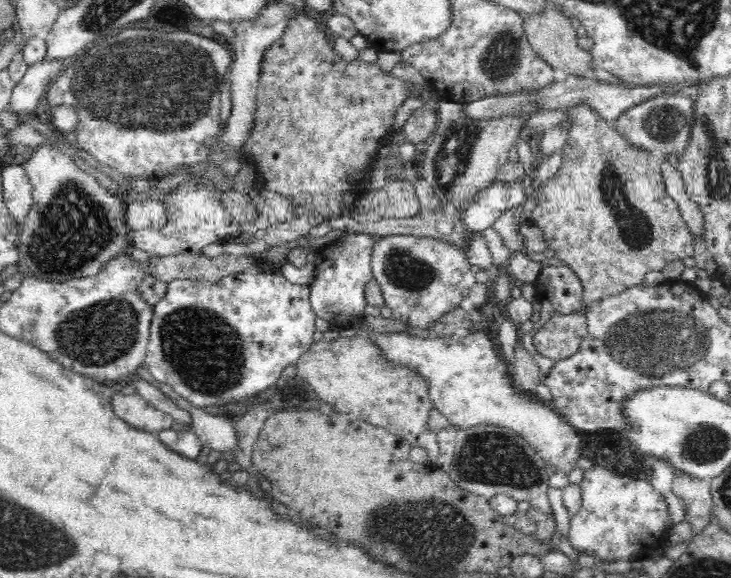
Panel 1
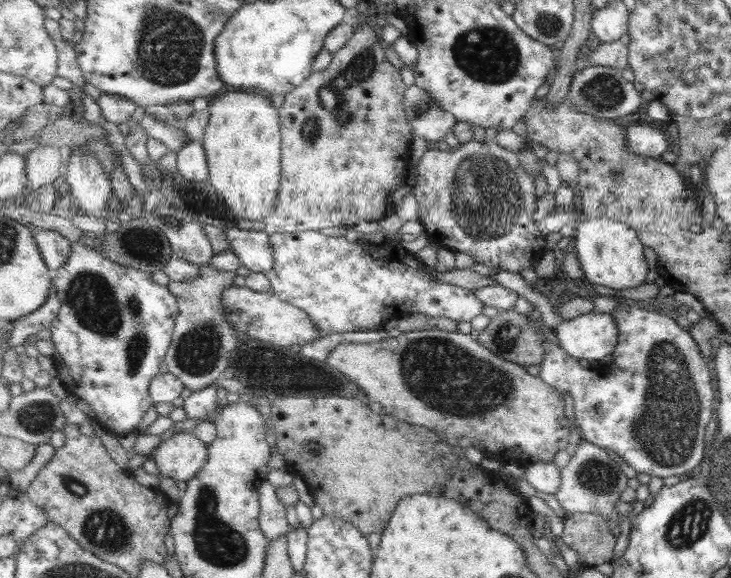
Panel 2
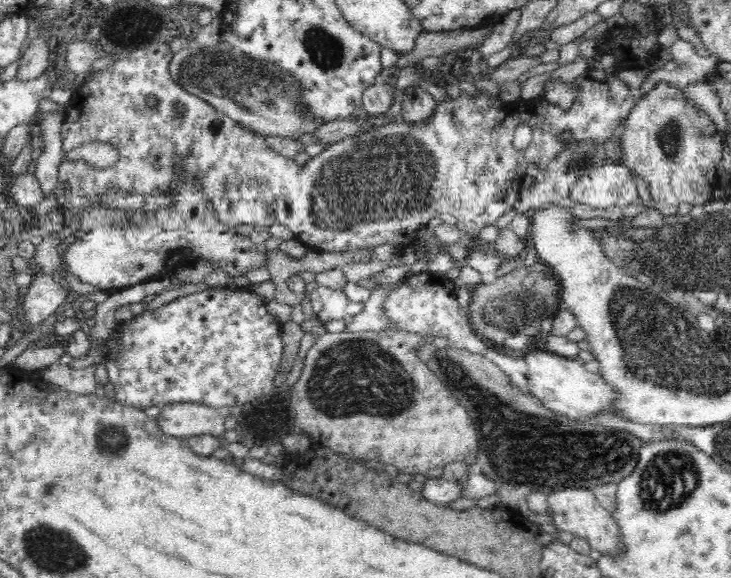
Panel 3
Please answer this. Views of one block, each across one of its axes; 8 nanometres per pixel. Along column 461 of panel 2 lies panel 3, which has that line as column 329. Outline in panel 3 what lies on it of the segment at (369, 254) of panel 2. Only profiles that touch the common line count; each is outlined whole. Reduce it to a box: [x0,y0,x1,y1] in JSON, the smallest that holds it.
[310,285,364,323]

